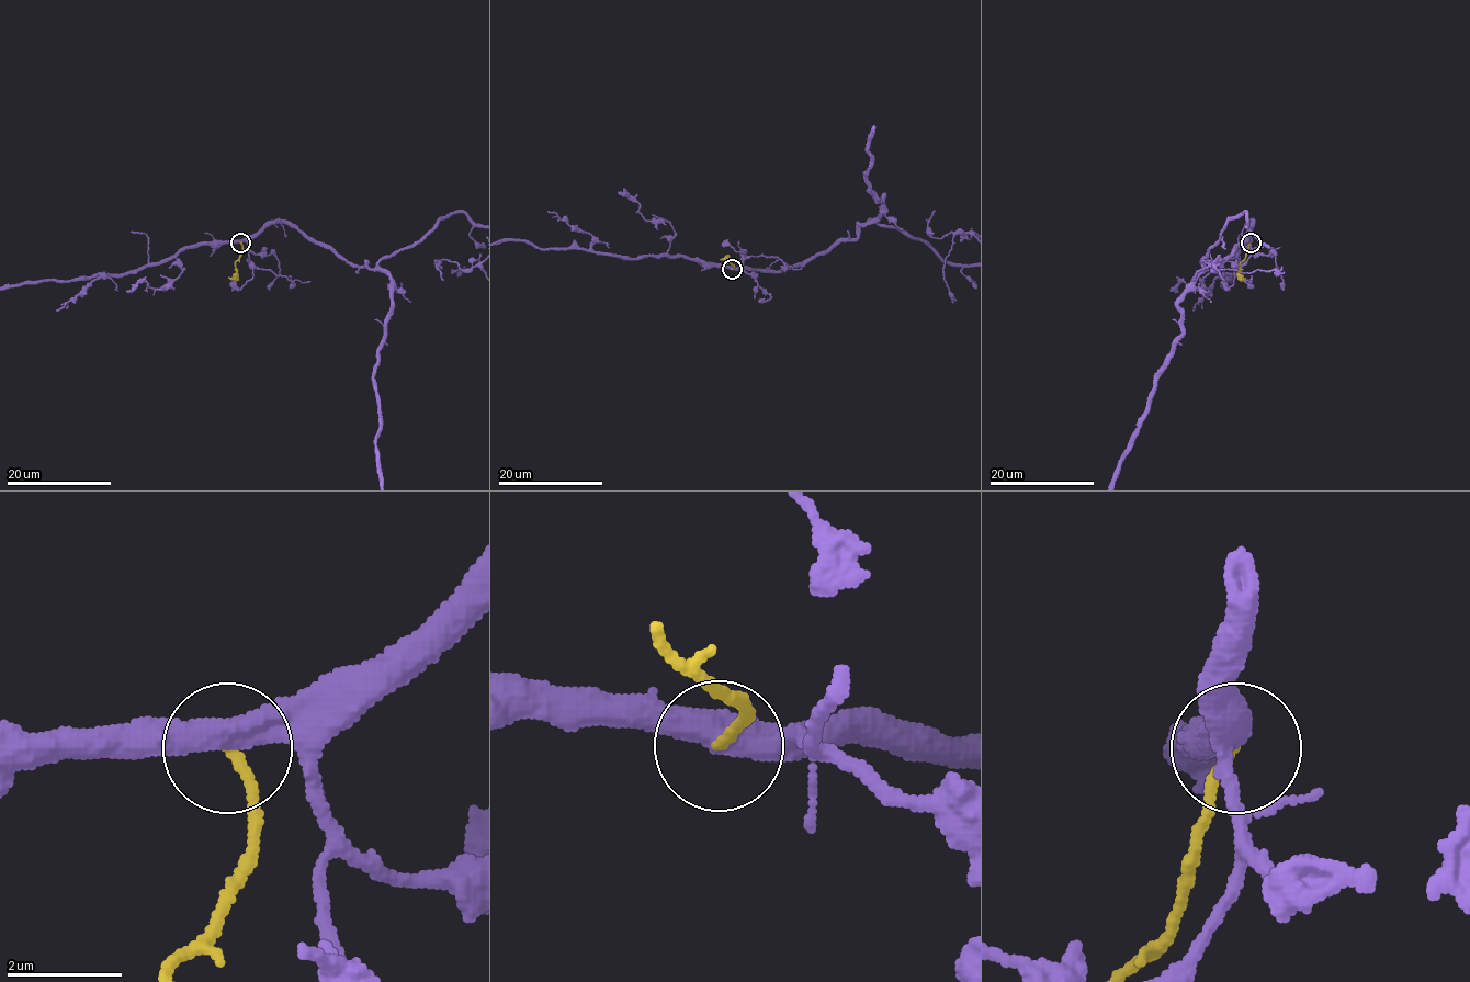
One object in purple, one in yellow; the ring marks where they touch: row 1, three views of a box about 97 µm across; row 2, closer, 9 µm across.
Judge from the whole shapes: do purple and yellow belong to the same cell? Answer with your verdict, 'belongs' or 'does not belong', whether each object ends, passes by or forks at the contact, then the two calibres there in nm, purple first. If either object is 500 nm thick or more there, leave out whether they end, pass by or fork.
does not belong | 500/180 nm

